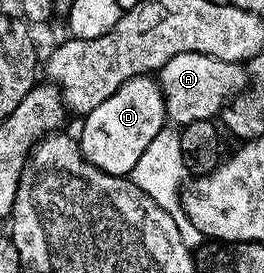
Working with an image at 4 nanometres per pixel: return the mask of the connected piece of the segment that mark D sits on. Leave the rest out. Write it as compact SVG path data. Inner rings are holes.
M150 76L128 80L120 84L120 88L104 100L104 104L96 104L83 122L86 123L82 126L80 137L82 155L105 174L129 176L132 168L136 168L136 160L144 156L144 148L148 148L148 144L152 144L153 138L167 125L162 89Z

